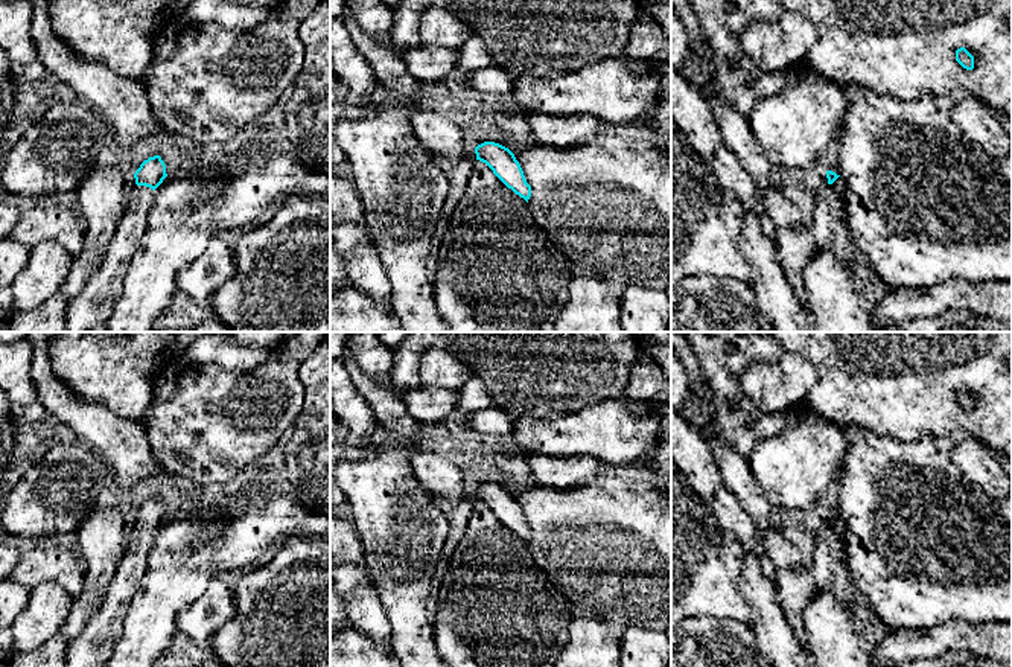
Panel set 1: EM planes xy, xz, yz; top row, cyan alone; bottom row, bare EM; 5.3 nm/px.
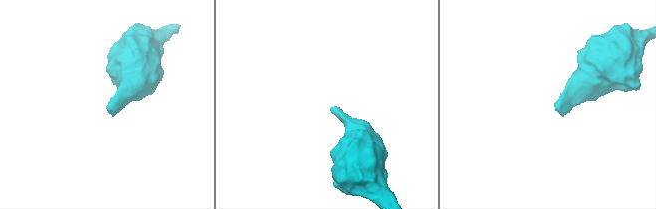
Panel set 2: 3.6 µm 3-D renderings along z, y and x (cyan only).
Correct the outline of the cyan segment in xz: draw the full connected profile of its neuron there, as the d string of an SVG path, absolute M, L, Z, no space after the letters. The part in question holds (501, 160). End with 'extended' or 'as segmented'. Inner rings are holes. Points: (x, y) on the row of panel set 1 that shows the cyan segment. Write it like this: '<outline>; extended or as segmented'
M484 142L475 148L475 154L476 160L485 163L508 189L528 203L531 186L527 183L519 161L508 148L495 142Z; as segmented

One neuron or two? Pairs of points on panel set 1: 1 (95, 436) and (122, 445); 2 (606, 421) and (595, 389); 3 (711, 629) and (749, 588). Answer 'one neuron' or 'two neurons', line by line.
1: one neuron
2: two neurons
3: two neurons

